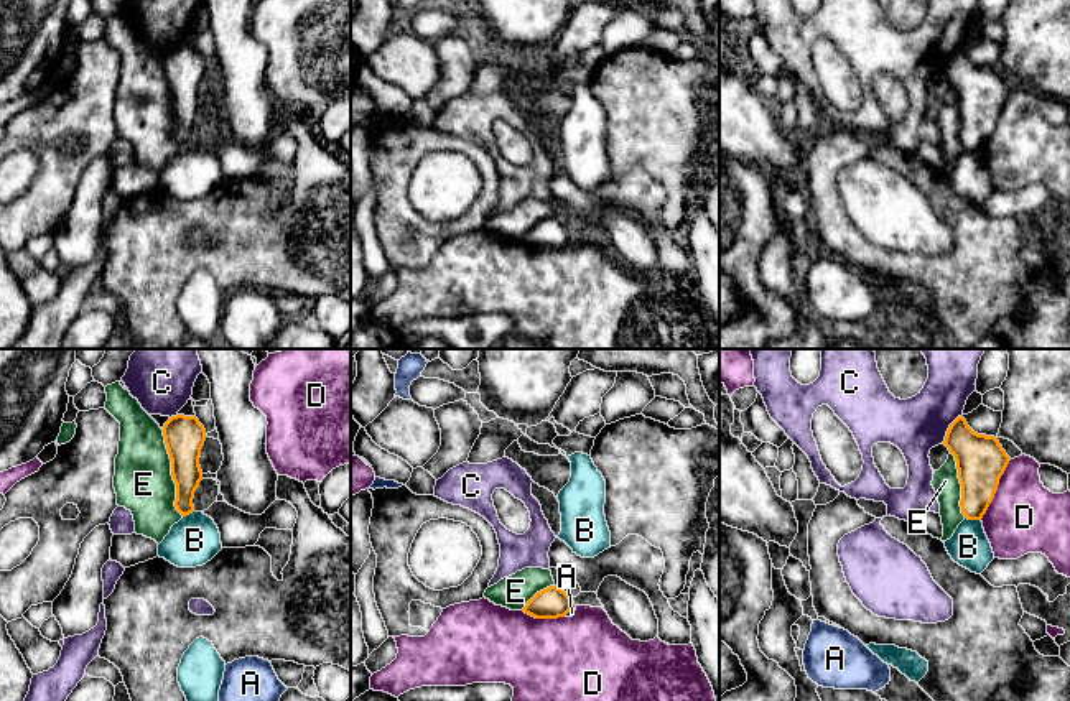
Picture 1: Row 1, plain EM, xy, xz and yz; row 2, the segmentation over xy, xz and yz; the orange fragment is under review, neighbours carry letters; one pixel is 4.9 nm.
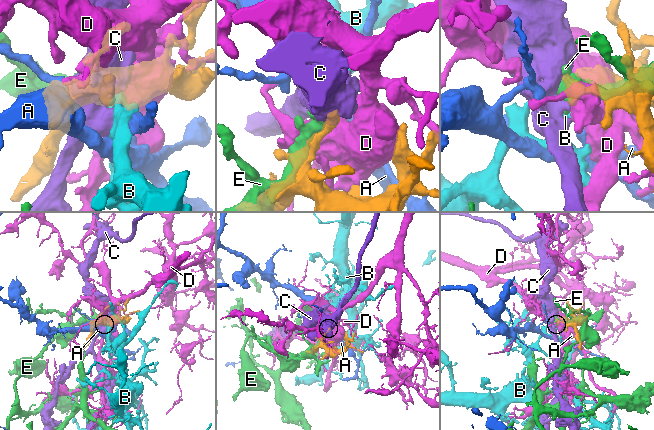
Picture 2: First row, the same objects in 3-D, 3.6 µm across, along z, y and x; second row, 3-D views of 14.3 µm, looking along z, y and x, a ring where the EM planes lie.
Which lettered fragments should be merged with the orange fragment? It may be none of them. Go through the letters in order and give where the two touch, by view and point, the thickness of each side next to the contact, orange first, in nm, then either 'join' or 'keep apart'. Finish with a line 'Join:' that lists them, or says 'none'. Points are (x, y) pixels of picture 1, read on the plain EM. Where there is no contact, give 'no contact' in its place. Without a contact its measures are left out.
A: meets orange in xz at (568, 242); 160 nm thick on the orange side, 30 nm on the other; keep apart
B: meets orange in yz at (973, 150); 220 nm thick on the orange side, 200 nm on the other; keep apart
C: meets orange in yz at (949, 60); 240 nm thick on the orange side, 280 nm on the other; keep apart
D: meets orange in yz at (996, 120); 240 nm thick on the orange side, 360 nm on the other; keep apart
E: meets orange in xy at (172, 104); 200 nm thick on the orange side, 280 nm on the other; keep apart
Join: none

